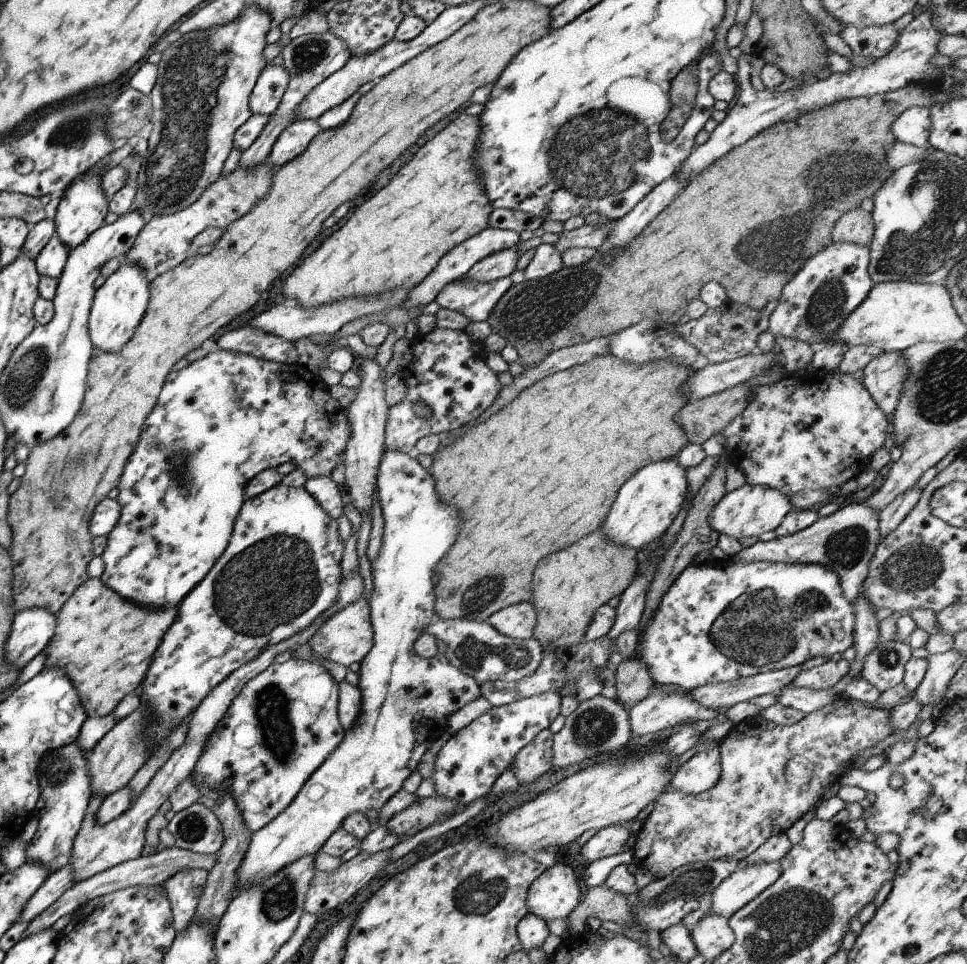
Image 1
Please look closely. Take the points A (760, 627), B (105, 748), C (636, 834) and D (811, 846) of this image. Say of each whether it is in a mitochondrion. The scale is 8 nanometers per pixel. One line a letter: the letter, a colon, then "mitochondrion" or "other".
A: mitochondrion
B: other
C: other
D: other

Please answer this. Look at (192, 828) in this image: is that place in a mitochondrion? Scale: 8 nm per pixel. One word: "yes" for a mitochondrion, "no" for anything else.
yes

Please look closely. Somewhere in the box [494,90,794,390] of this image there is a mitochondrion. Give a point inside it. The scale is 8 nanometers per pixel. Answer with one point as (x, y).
(602, 158)

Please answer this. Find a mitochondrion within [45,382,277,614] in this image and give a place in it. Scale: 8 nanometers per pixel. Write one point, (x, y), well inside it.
(78, 459)

